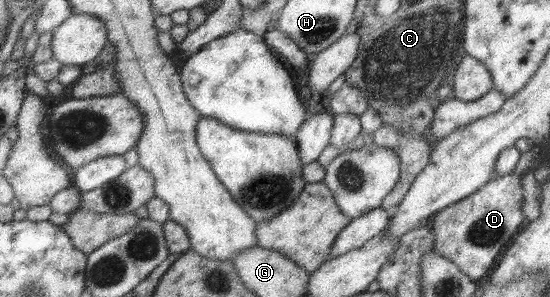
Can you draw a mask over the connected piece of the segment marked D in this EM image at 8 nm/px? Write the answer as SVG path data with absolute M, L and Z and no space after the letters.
M512 172L495 177L471 196L438 210L431 220L432 250L450 260L473 281L487 277L499 254L527 223L521 210L524 200L521 178L515 177Z

